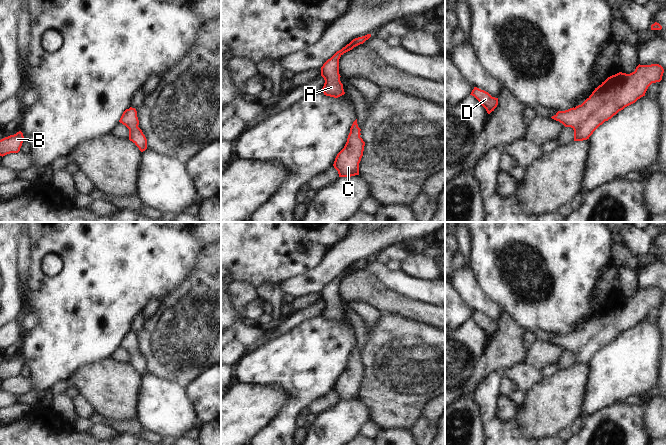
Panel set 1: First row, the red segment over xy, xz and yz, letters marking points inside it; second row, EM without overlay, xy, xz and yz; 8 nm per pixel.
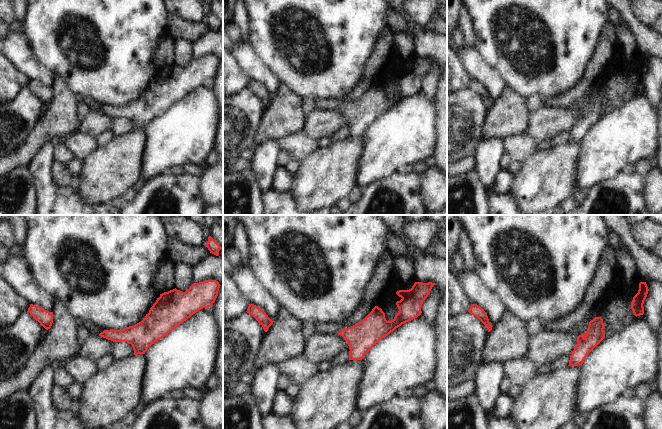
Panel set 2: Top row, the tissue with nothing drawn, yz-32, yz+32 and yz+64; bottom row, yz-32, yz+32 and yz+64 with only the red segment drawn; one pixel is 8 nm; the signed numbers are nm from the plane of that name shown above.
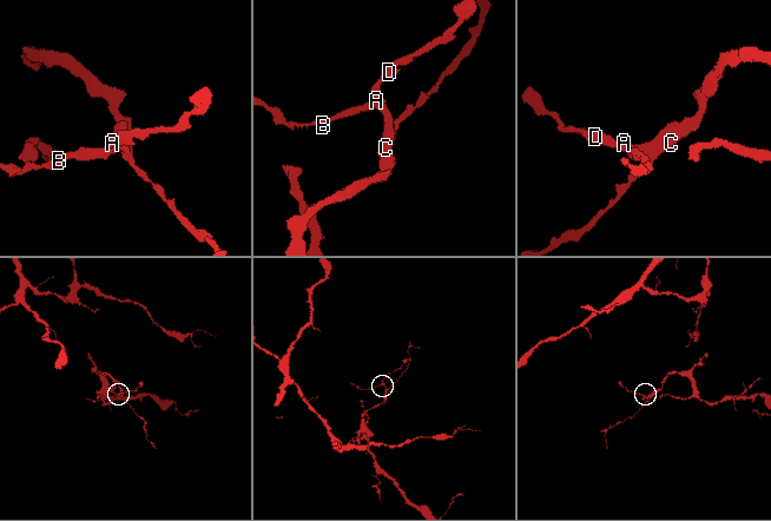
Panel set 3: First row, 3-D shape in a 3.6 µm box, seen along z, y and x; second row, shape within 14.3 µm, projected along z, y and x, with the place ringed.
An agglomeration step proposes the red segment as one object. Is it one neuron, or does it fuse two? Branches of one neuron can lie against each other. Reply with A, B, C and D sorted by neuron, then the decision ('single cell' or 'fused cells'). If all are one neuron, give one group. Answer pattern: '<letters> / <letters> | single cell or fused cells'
A B C D | single cell

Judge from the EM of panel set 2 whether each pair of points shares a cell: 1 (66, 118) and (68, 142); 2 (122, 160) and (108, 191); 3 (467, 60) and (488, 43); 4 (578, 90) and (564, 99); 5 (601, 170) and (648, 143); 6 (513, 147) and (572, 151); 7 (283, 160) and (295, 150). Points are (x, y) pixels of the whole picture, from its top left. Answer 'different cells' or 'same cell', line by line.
1: different cells
2: same cell
3: different cells
4: same cell
5: same cell
6: different cells
7: different cells

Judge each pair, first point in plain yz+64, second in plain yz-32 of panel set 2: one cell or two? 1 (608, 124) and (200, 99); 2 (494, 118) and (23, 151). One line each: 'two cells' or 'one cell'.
1: one cell
2: one cell

